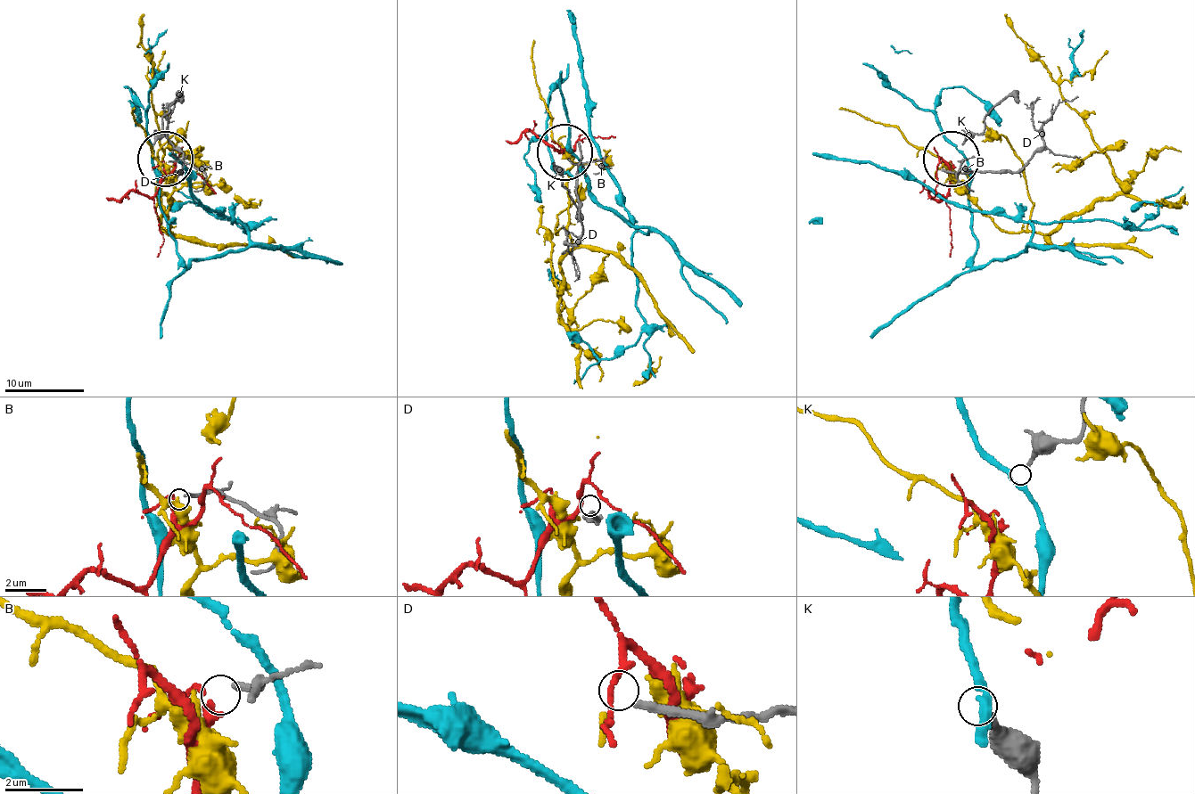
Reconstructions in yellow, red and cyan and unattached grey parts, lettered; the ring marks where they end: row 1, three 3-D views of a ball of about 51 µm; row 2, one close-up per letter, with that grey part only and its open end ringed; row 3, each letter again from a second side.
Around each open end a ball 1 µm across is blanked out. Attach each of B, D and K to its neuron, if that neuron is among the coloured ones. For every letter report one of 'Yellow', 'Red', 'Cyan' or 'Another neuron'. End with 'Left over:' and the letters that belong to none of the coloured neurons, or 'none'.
B: Red
D: Another neuron
K: Cyan
Left over: D

